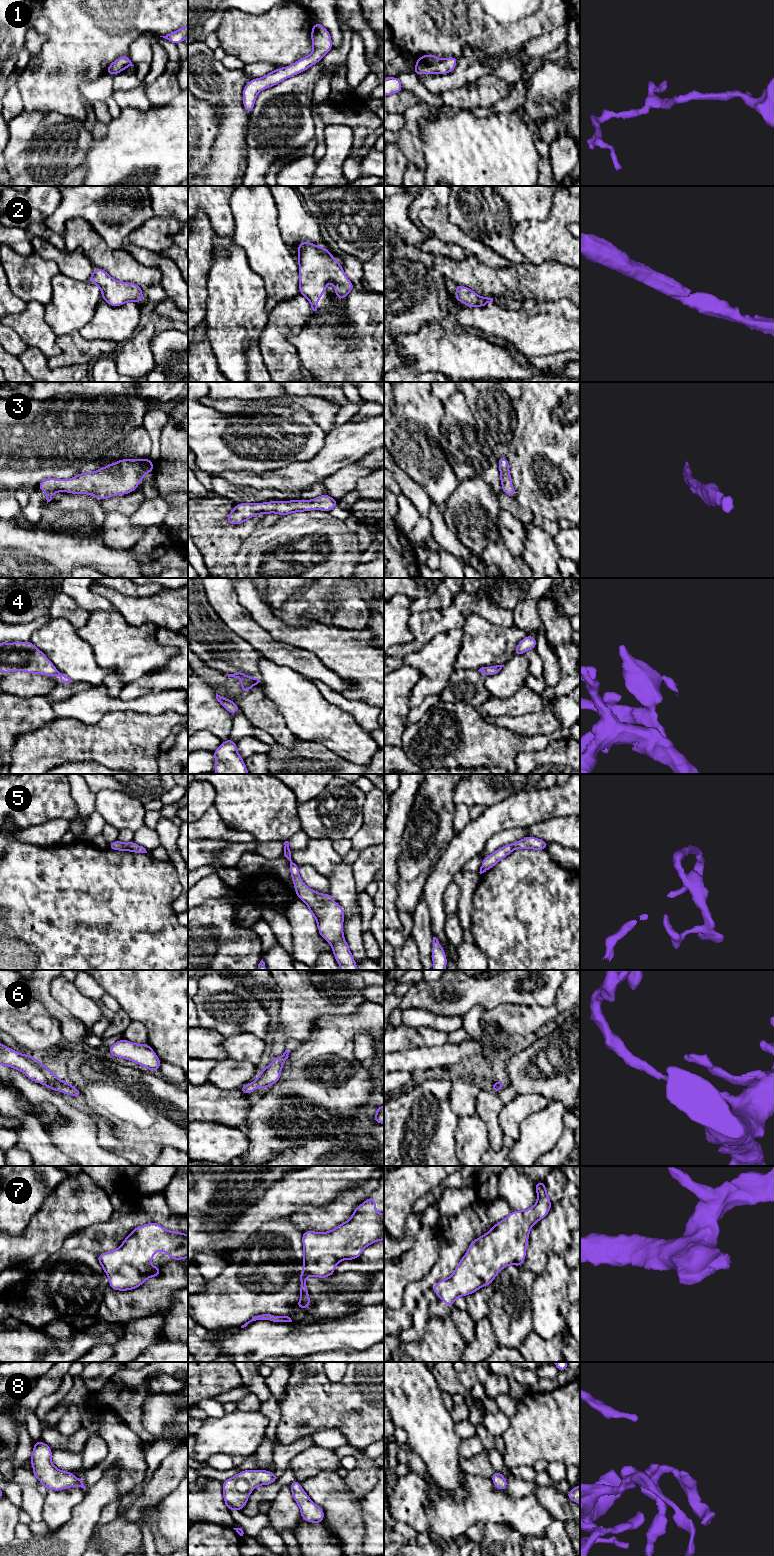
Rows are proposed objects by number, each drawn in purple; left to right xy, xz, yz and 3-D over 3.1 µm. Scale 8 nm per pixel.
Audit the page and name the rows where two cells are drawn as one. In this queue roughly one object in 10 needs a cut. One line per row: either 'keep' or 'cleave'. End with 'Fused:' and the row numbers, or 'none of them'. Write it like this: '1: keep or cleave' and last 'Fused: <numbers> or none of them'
1: keep
2: keep
3: keep
4: cleave
5: keep
6: keep
7: keep
8: keep
Fused: 4

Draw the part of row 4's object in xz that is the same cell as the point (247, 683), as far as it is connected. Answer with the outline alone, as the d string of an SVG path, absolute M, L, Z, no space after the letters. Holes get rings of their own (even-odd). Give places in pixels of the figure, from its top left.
M238 672L238 673L234 673L234 674L226 674L228 677L234 677L234 678L238 678L242 685L241 685L241 692L242 693L246 693L248 692L254 685L255 683L252 681L251 677Z

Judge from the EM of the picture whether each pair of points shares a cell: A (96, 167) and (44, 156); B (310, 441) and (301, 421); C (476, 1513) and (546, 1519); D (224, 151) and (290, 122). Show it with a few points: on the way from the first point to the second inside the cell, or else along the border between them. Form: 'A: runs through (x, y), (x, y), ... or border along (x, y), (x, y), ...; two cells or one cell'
A: border along (91, 142), (85, 159), (81, 164); two cells
B: runs through (310, 436), (312, 433), (305, 426); one cell
C: runs through (493, 1513), (520, 1513), (529, 1518); one cell
D: border along (249, 118), (247, 165); two cells

